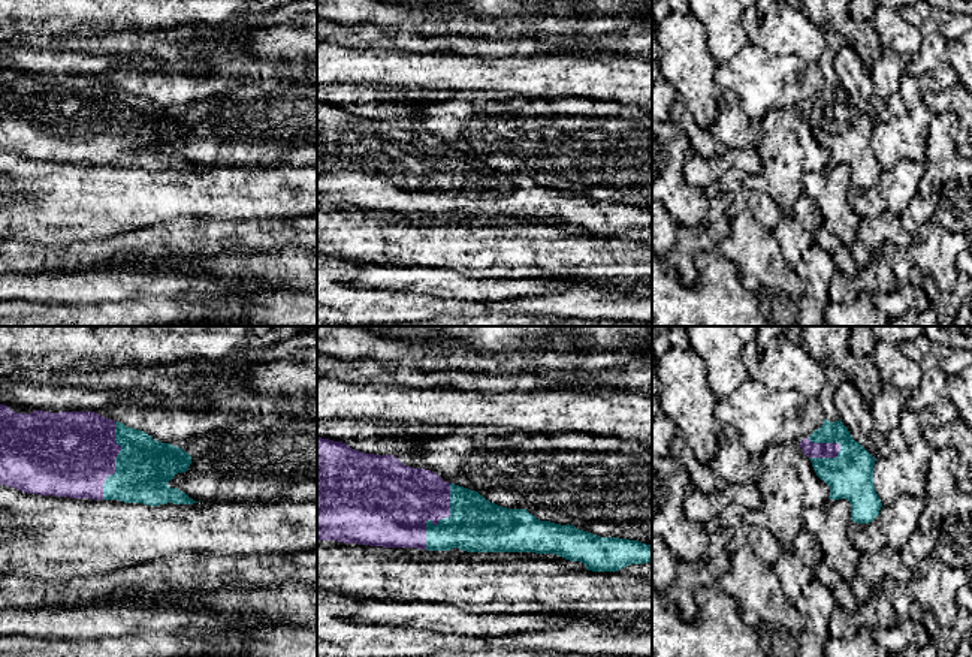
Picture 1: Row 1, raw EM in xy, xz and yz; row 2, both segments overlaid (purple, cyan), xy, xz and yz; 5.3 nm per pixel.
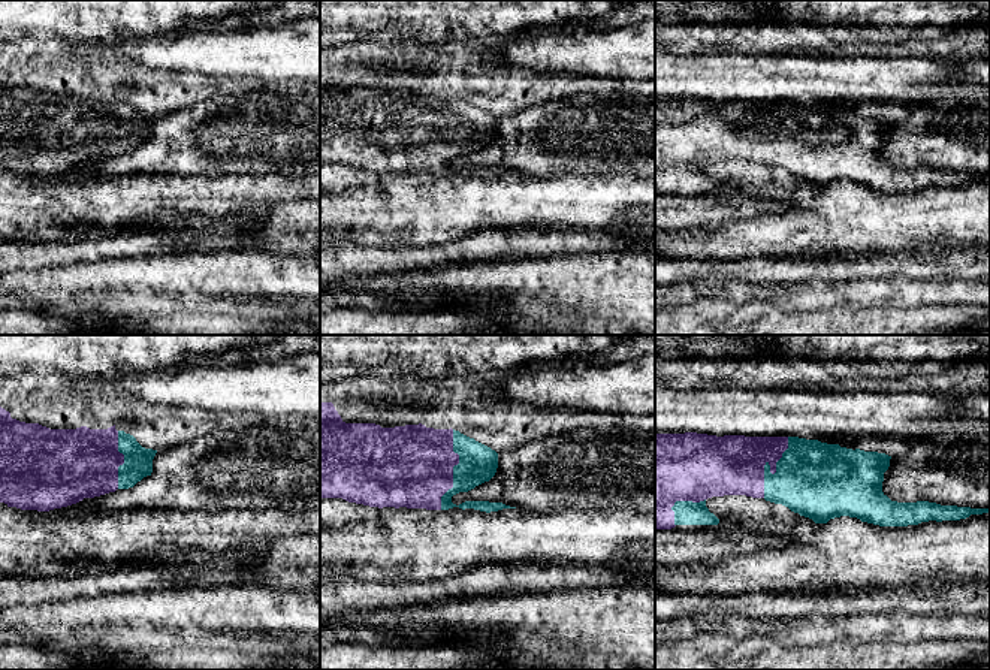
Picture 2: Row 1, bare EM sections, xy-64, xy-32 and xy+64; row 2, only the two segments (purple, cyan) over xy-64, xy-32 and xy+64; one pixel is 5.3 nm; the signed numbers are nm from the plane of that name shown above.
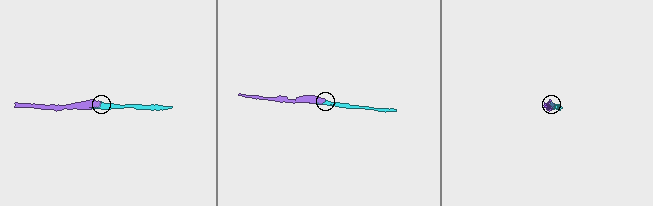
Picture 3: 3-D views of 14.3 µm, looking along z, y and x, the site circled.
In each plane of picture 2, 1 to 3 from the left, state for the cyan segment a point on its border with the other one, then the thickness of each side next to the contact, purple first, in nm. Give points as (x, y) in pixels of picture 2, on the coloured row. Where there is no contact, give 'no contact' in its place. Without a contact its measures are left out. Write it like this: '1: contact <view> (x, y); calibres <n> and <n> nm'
1: contact xy-64 (123, 459); calibres 380 and 160 nm
2: contact xy-32 (452, 470); calibres 440 and 200 nm
3: contact xy+64 (770, 470); calibres 320 and 400 nm

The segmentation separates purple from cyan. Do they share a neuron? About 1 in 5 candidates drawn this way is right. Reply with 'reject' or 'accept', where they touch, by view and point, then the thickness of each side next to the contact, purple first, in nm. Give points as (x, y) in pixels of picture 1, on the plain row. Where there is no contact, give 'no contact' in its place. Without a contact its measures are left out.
accept | xz (440, 183) | 380/280 nm

